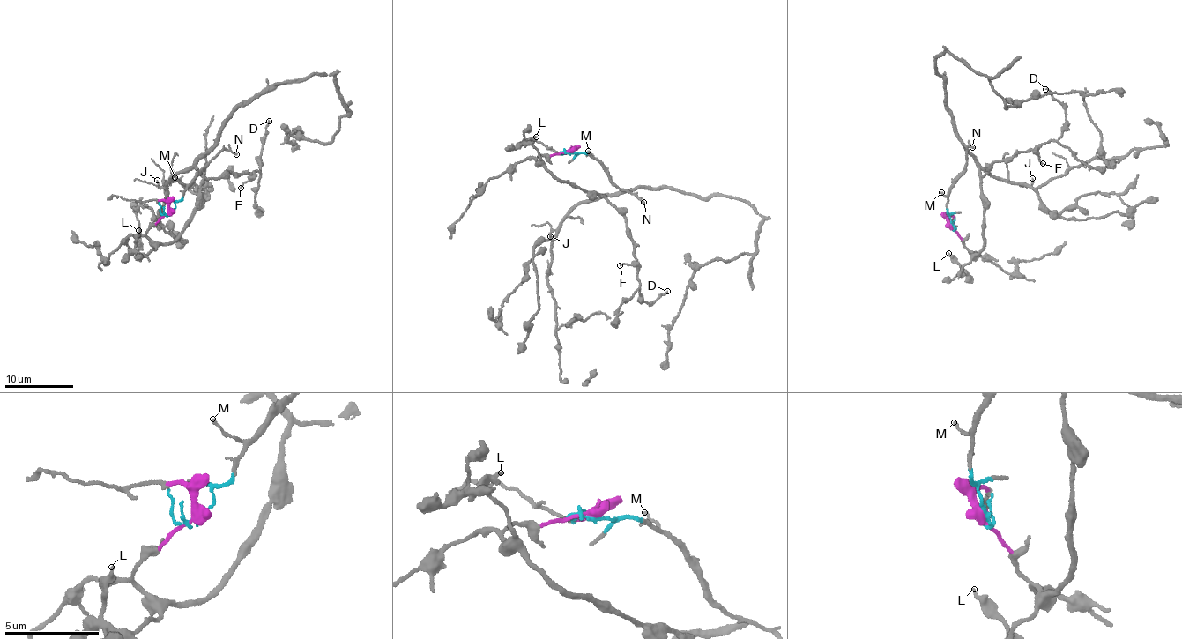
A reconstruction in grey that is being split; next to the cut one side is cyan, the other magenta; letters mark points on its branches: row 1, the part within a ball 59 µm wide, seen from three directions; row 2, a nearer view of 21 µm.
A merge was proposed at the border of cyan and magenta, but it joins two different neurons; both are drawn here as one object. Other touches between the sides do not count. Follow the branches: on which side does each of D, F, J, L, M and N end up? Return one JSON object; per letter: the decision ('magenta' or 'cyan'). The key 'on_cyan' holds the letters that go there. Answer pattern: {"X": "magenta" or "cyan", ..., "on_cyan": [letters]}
{"D": "magenta", "F": "magenta", "J": "magenta", "L": "magenta", "M": "cyan", "N": "cyan", "on_cyan": ["M", "N"]}

